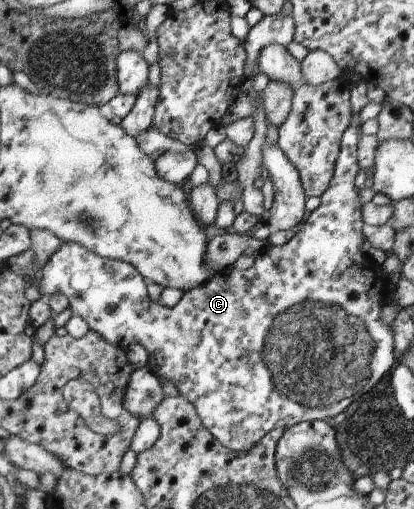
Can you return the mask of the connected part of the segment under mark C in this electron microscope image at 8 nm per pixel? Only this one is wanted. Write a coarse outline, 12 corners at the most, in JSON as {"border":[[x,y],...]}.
{"border":[[360,111],[290,242],[150,301],[62,242],[35,281],[246,452],[388,374]]}

